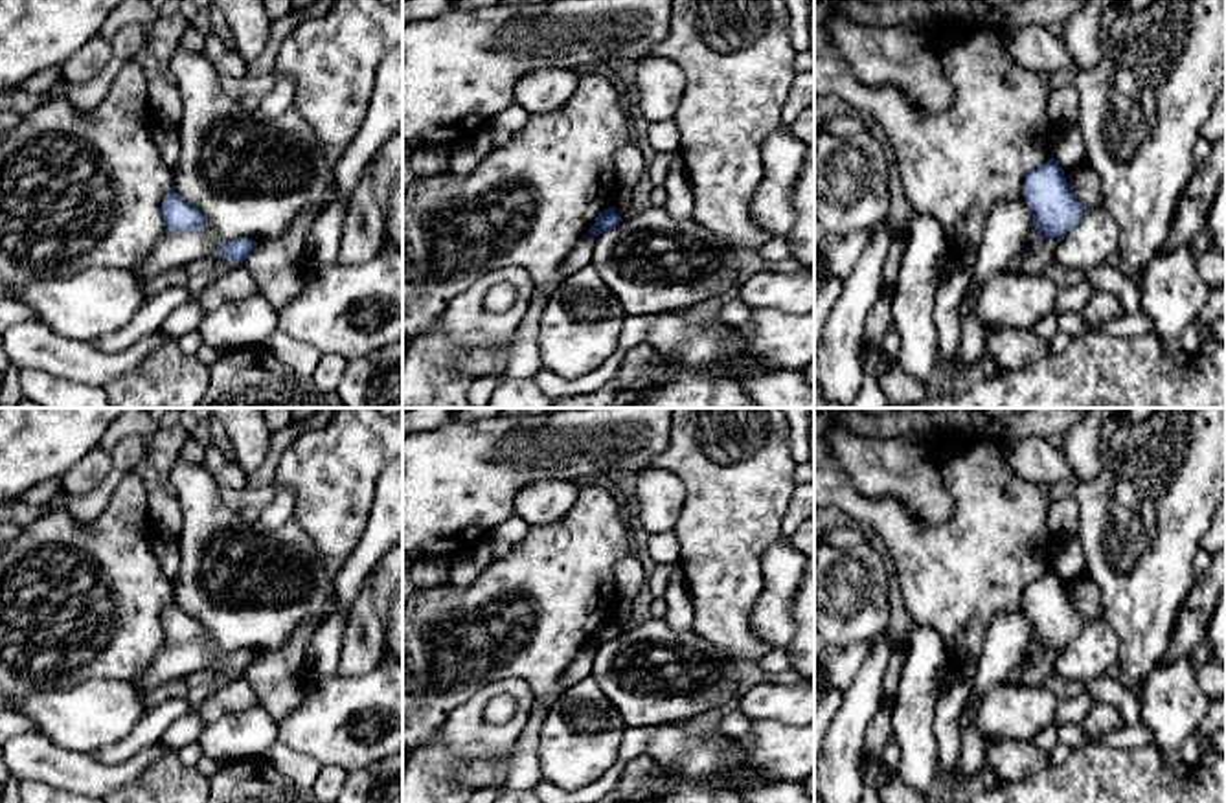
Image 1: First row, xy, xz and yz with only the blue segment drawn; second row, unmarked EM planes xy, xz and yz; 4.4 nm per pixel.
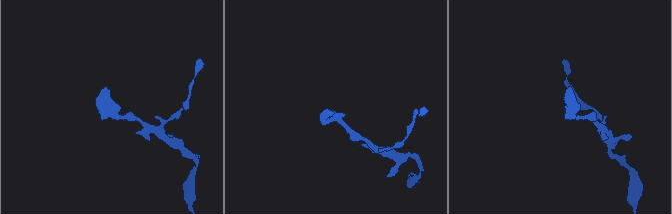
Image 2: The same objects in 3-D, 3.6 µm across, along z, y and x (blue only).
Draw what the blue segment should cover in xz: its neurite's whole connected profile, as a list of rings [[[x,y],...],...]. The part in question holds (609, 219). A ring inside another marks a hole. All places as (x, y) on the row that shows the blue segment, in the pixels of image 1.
[[[614,206],[605,209],[596,222],[590,226],[588,233],[594,237],[601,235],[603,232],[608,232],[616,228],[623,219],[616,213]]]

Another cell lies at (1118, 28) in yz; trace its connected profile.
[[[1116,6],[1116,11],[1118,11],[1116,20],[1108,29],[1108,44],[1116,44],[1123,37],[1130,18],[1130,9]]]

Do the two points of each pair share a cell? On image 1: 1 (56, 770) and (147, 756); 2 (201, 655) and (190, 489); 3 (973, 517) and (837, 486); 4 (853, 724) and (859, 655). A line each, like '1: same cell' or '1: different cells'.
1: same cell
2: same cell
3: same cell
4: different cells

